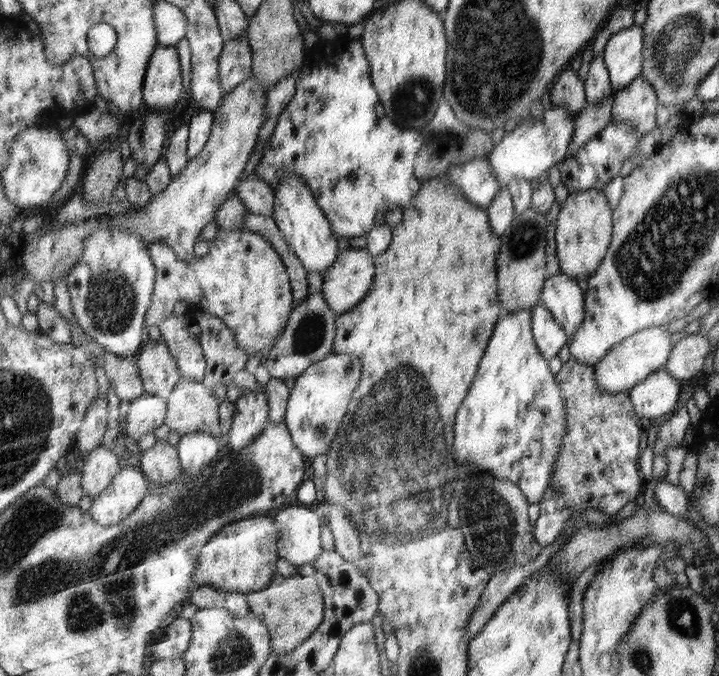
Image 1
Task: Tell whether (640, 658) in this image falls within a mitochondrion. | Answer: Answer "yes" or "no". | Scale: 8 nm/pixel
yes

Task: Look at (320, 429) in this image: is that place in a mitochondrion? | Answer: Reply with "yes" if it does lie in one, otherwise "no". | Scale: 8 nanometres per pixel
yes

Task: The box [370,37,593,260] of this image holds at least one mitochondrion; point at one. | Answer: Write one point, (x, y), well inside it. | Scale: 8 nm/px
(413, 96)

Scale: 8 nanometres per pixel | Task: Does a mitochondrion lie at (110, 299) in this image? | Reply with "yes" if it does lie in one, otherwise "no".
yes

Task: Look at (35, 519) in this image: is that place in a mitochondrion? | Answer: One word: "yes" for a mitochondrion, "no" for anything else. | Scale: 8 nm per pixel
yes

